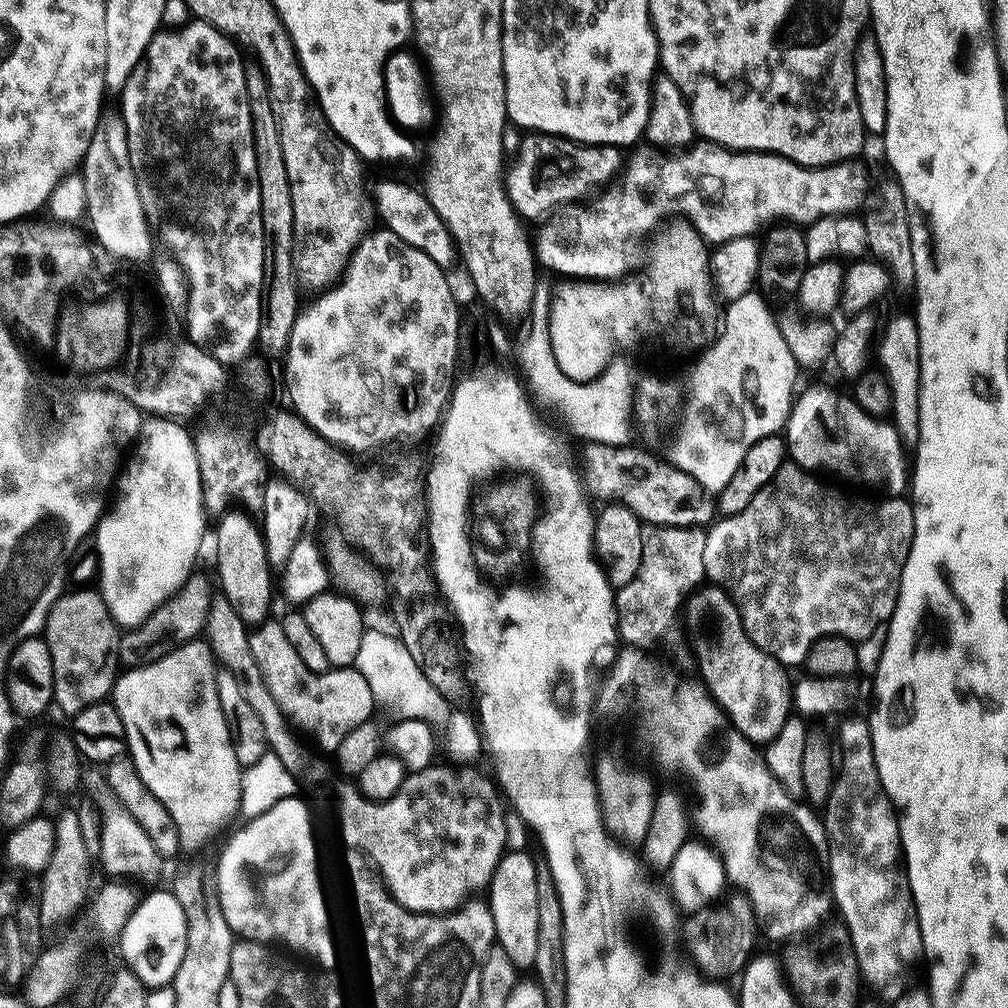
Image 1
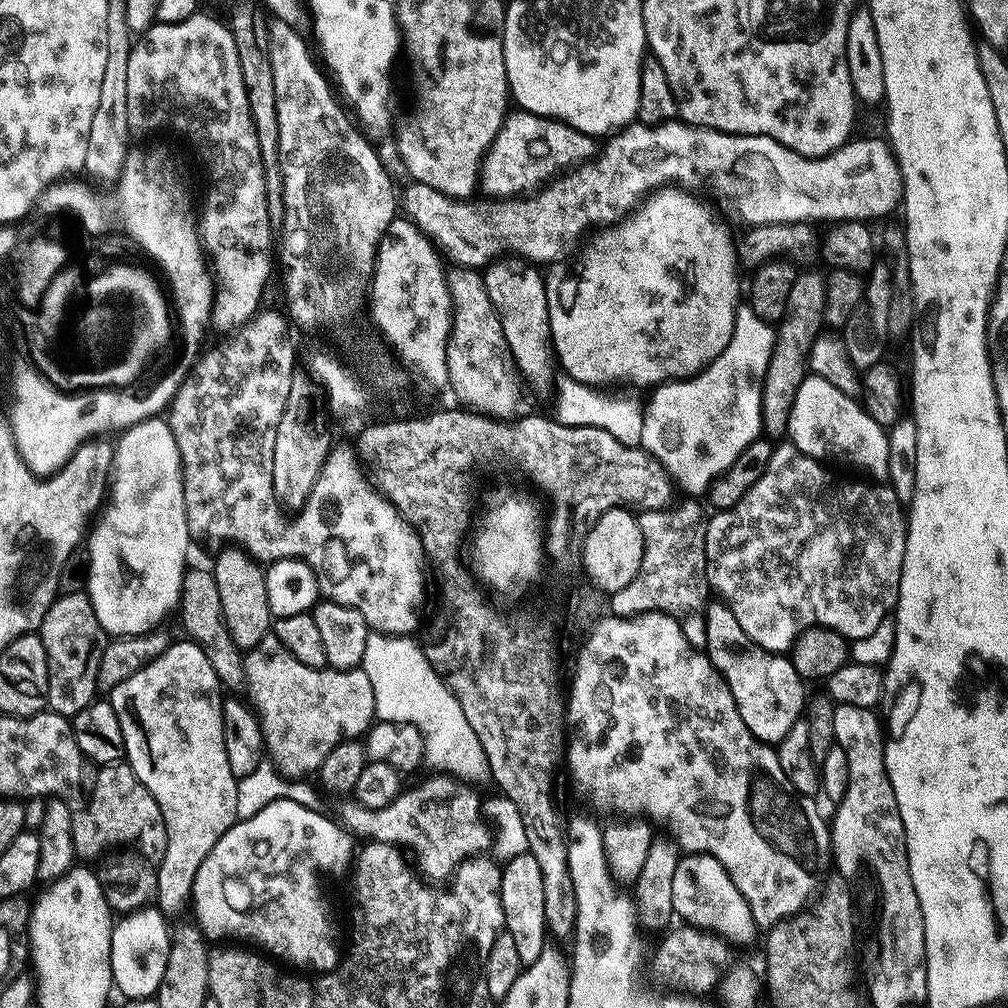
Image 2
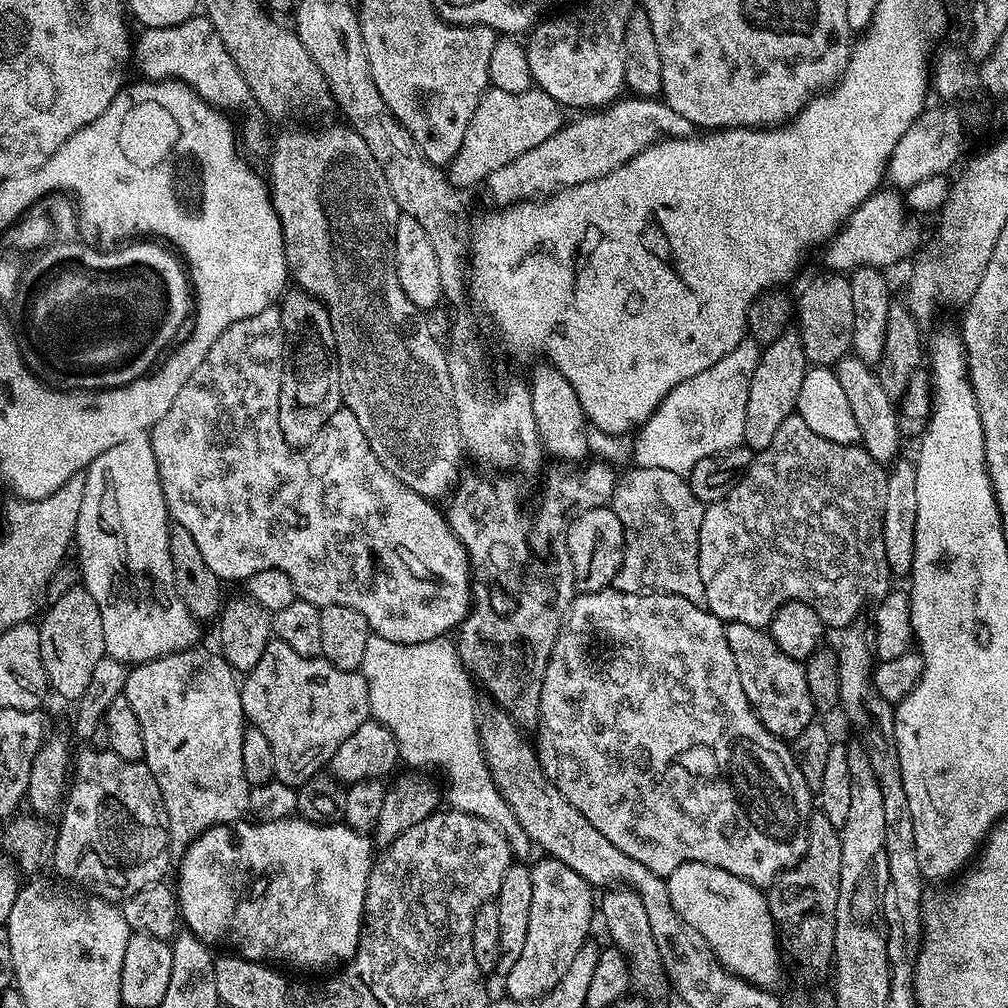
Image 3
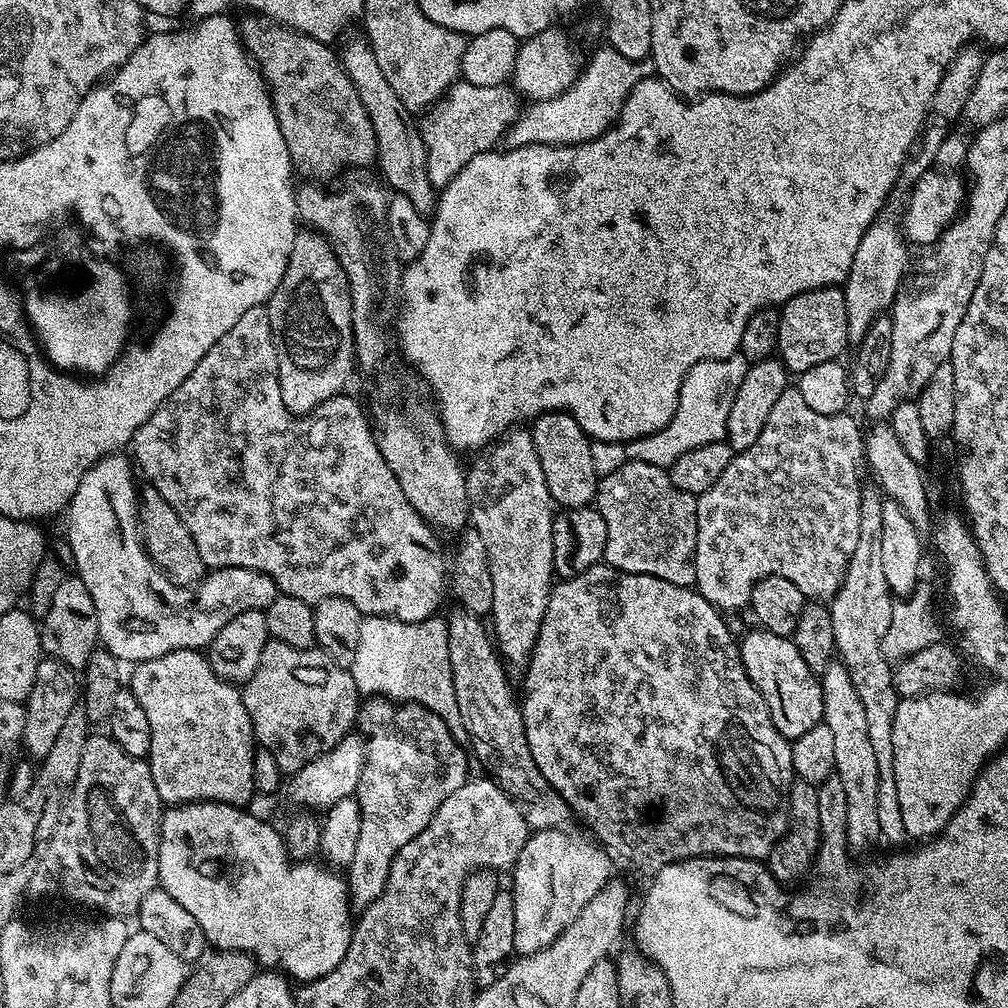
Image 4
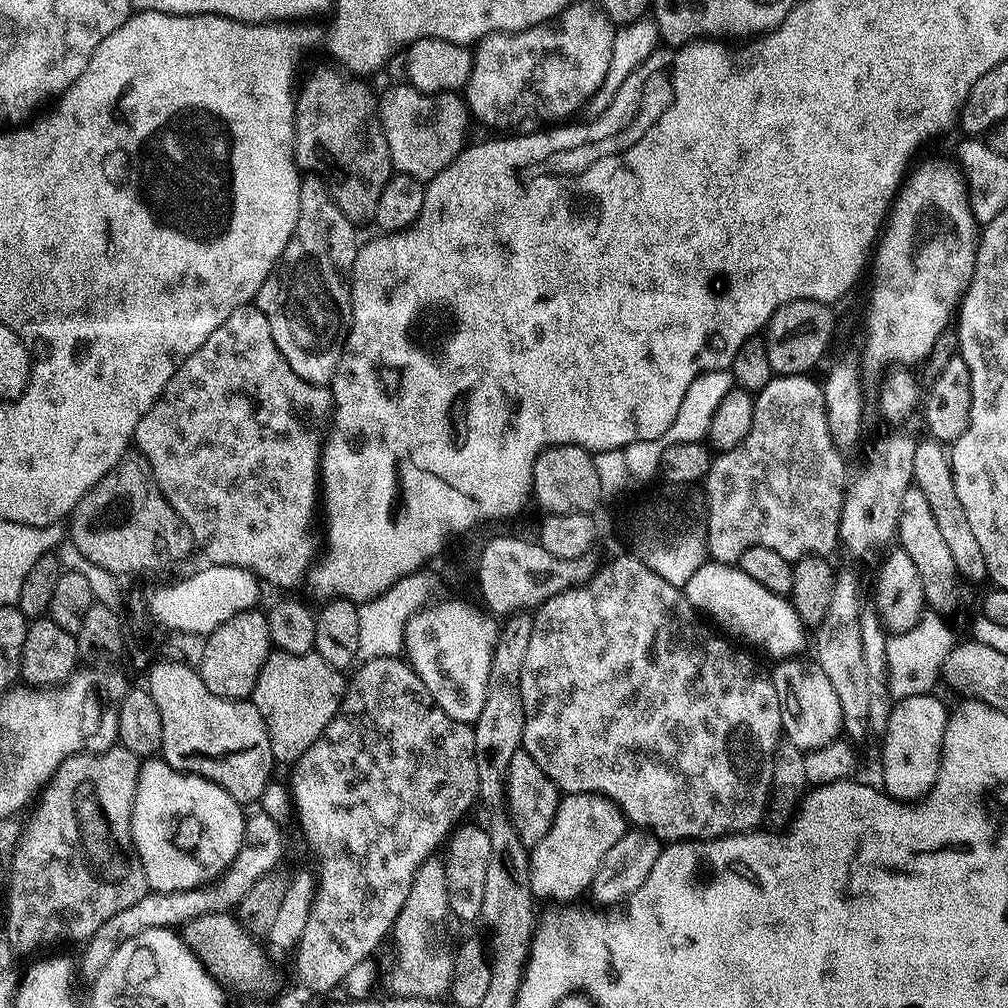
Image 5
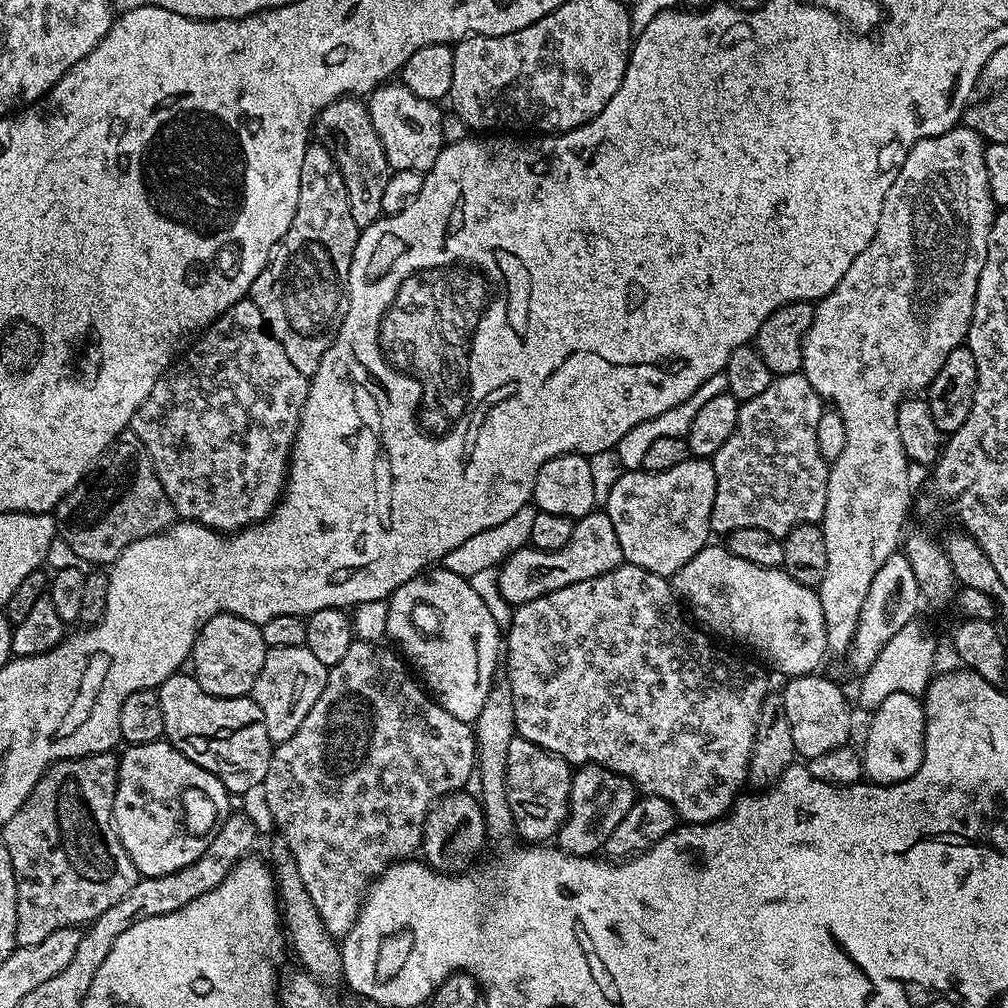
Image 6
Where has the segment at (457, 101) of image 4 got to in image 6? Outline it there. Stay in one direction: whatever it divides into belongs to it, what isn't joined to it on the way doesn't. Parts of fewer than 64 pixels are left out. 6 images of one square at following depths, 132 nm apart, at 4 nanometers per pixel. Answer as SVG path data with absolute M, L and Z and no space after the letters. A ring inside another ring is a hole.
M389 82L375 88L366 100L370 122L378 130L382 140L382 150L386 150L389 169L401 172L429 172L445 146L443 136L443 118L445 113L435 100L418 98L401 82Z

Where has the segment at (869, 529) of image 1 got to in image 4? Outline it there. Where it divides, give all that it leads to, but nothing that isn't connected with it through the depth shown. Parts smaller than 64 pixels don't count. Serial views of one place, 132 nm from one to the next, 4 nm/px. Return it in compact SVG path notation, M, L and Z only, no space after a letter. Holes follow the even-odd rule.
M790 386L782 394L782 398L778 398L778 403L774 406L774 410L770 410L770 418L766 418L766 426L762 428L762 434L758 434L758 442L754 442L754 446L750 446L750 450L742 450L741 452L733 455L730 466L726 466L725 473L722 474L722 478L718 478L718 482L714 482L714 486L710 490L706 490L702 495L696 497L696 509L698 510L698 542L696 543L696 582L694 585L695 591L700 592L708 601L713 604L714 607L723 610L725 613L736 612L739 608L747 609L752 602L752 591L754 586L762 578L767 576L781 576L782 578L790 578L790 582L794 582L794 586L798 586L798 590L802 590L802 594L812 602L828 602L836 595L836 591L842 586L844 581L844 575L848 569L848 563L850 558L854 554L854 548L858 546L860 539L858 538L859 522L860 522L860 498L862 495L862 489L860 489L860 464L862 468L862 461L865 459L865 441L866 436L860 428L856 425L856 420L849 414L841 414L839 416L827 416L826 414L818 414L818 410L810 410L810 406L806 406L806 401L802 399L799 387Z

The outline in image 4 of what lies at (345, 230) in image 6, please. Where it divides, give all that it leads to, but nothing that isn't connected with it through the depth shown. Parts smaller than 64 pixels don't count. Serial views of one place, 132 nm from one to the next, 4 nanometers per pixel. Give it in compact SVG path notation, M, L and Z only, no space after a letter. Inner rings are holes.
M312 230L297 231L294 246L286 266L286 274L274 290L266 305L272 337L276 347L276 365L280 371L280 389L282 402L286 410L296 416L307 416L322 402L333 400L341 395L348 384L348 375L354 372L356 343L352 337L352 303L350 286L330 242Z

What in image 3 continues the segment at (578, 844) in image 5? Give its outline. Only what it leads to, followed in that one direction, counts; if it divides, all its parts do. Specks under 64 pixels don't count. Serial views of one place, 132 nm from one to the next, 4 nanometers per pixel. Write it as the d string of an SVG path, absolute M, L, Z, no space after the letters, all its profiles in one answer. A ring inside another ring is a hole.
M540 859L544 860L531 865L534 899L530 901L530 930L526 934L526 947L522 949L522 958L518 958L518 962L514 962L514 966L503 977L504 988L508 991L505 993L513 1000L537 1000L549 992L562 978L562 974L566 974L581 946L589 943L588 931L592 928L592 916L594 920L594 896L592 900L593 889L590 885L561 860Z

